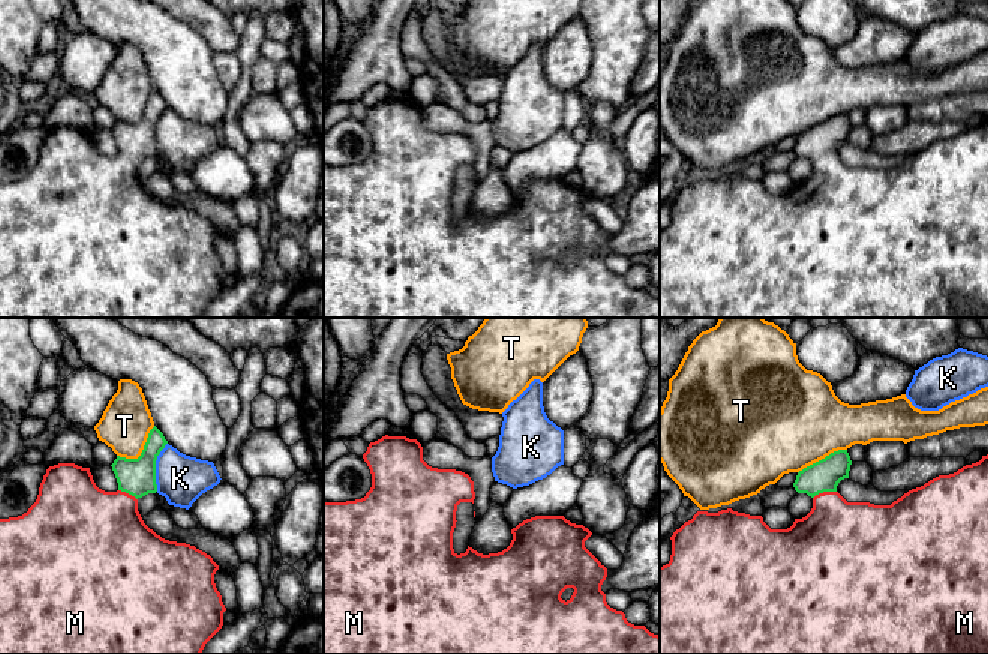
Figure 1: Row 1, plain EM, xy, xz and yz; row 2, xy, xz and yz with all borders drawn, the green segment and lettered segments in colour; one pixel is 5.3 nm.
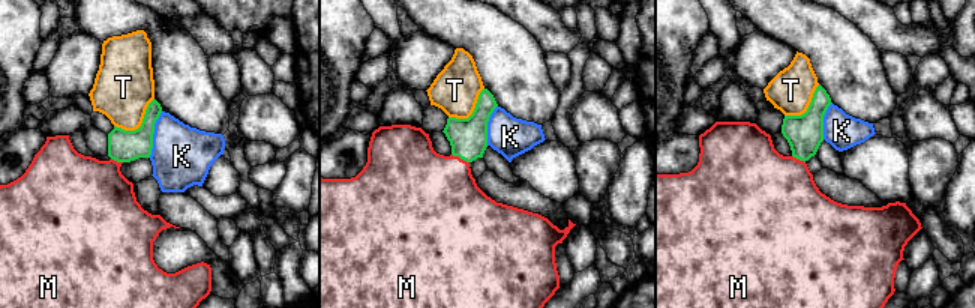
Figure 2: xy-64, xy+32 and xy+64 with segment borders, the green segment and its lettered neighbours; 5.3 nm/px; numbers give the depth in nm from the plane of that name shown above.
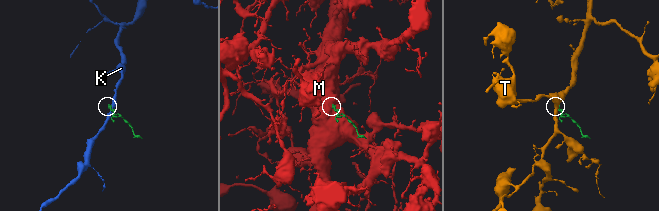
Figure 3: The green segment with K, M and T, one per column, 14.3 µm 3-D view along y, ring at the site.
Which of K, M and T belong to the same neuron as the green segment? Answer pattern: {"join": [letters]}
{"join": ["M"]}

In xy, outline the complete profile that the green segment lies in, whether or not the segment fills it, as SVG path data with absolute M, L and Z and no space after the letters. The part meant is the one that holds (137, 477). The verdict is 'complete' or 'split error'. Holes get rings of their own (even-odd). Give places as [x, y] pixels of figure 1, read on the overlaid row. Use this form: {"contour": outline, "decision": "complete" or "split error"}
{"contour": "M154 426L138 459L117 456L111 465L118 483L117 492L99 489L90 468L75 464L49 466L28 512L0 519L0 654L201 654L205 644L222 628L226 608L214 584L219 566L195 546L162 538L144 524L138 512L138 500L157 492L156 460L166 444L163 434Z", "decision": "split error"}

